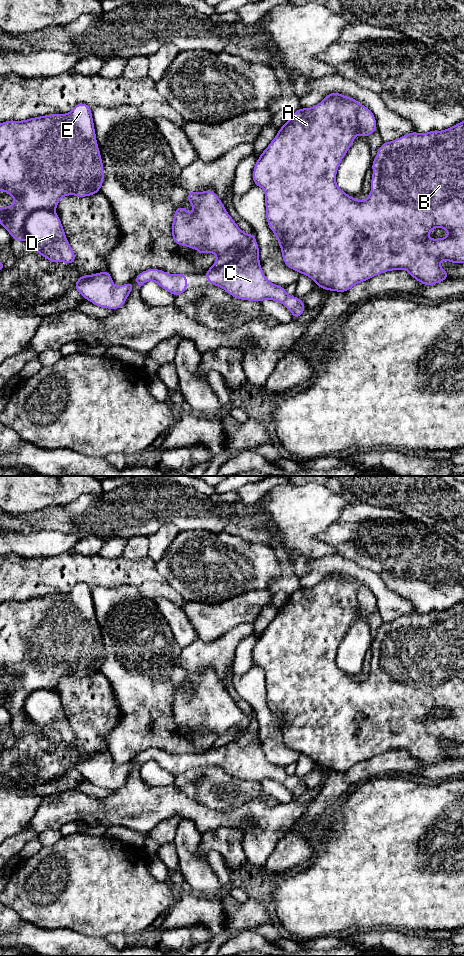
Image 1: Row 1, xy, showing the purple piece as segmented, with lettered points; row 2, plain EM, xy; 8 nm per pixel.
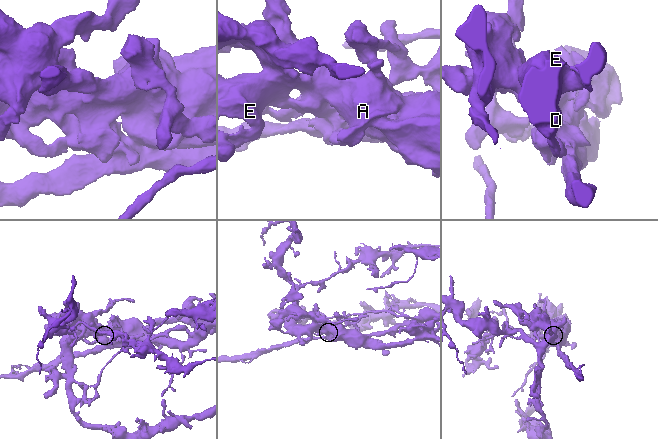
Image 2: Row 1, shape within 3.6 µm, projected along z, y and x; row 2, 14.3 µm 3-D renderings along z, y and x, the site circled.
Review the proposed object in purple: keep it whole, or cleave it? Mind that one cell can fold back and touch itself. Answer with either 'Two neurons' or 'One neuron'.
Two neurons

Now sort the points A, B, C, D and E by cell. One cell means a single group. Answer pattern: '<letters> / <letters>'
A B E / C D

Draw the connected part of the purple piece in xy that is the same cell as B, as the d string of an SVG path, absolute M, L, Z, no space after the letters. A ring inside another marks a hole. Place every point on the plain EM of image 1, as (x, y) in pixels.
M332 572L311 588L300 588L295 591L289 600L282 606L276 617L259 636L253 649L253 663L265 671L266 700L269 708L277 717L278 725L281 727L282 738L285 745L310 757L318 768L329 771L346 772L354 765L369 760L376 755L386 751L407 750L411 757L418 762L428 766L447 760L449 754L439 746L441 740L448 740L450 743L464 743L464 601L443 610L431 610L428 613L420 614L413 611L390 622L384 622L372 642L373 656L371 658L371 672L366 680L357 680L336 664L336 653L340 642L352 626L357 614L362 617L370 616L377 609L376 598L369 588L361 585L357 580L346 577L338 572ZM441 707L449 712L445 718L428 719L429 713L435 708Z

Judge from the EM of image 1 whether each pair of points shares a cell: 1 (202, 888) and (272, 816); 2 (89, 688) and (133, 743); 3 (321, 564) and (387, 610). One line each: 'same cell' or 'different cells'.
1: different cells
2: different cells
3: same cell

